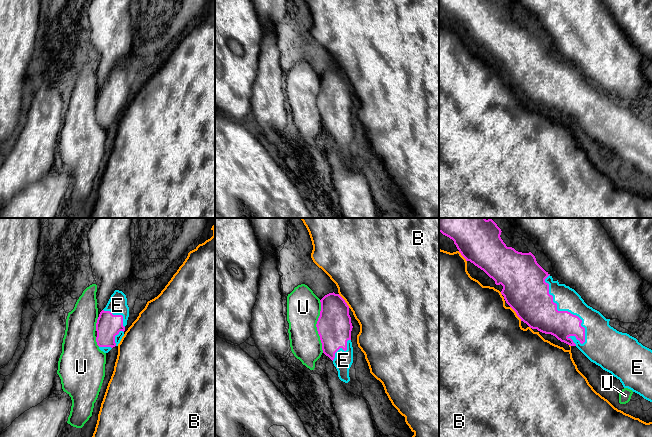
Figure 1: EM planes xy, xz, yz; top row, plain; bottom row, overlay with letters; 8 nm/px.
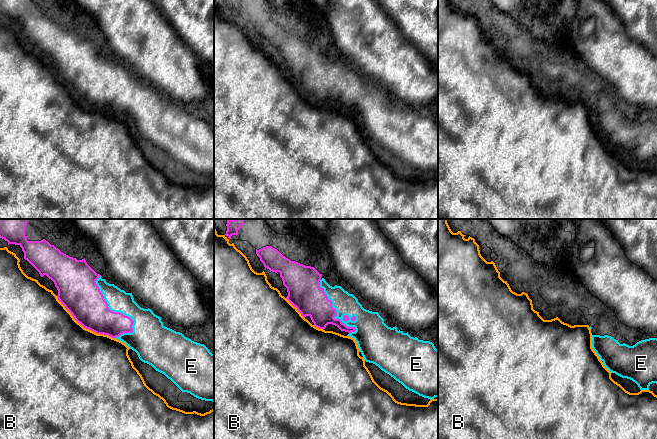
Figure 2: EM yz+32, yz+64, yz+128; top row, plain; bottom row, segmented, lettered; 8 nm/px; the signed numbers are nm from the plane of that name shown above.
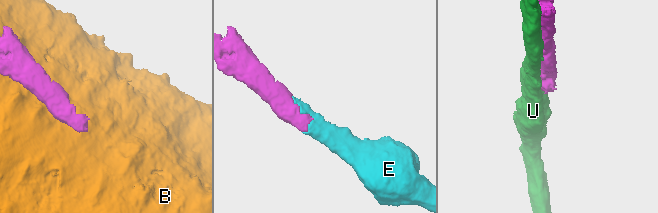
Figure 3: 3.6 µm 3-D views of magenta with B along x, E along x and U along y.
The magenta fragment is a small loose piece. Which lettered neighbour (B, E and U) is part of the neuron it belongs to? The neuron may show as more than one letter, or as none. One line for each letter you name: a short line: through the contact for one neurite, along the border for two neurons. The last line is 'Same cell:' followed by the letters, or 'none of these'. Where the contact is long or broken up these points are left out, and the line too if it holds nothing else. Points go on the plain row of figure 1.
Same cell: E

